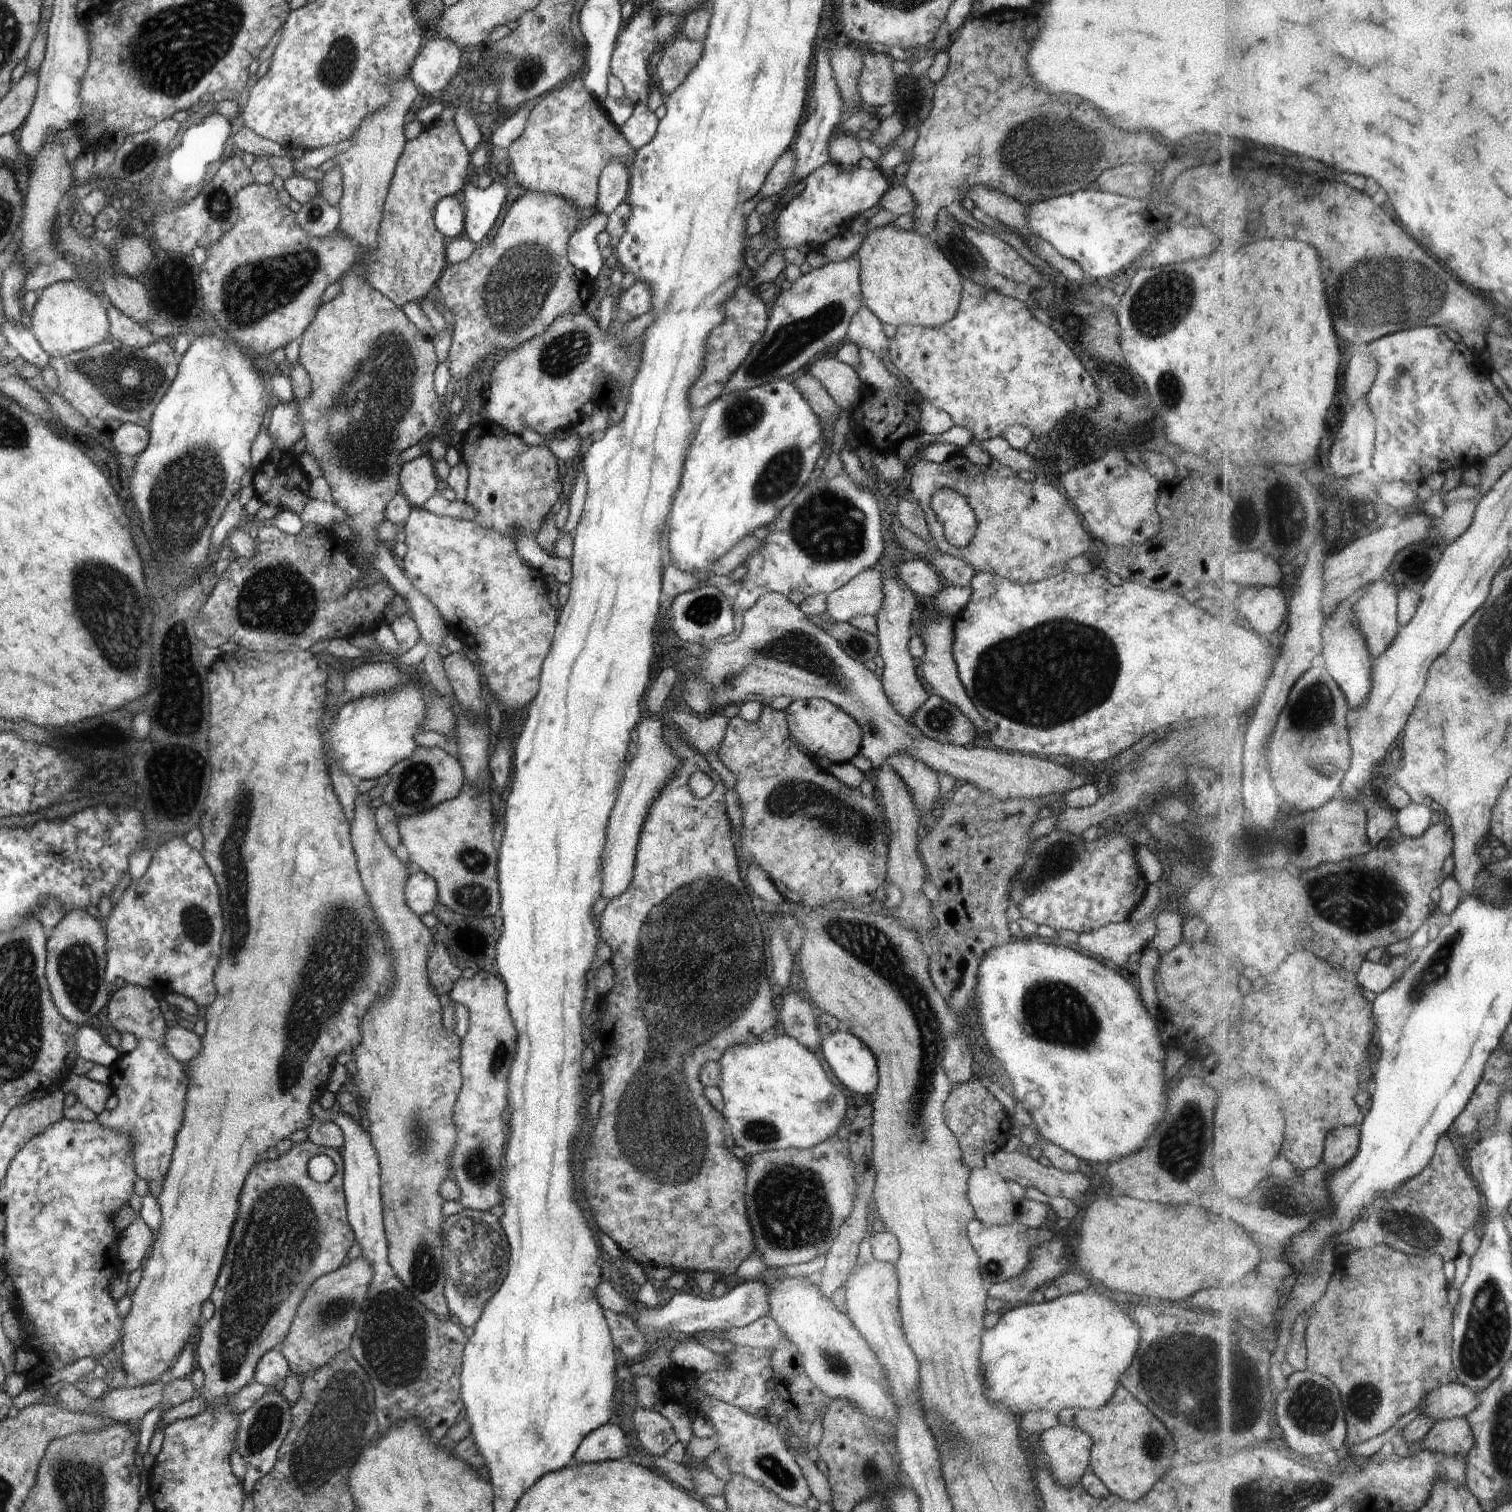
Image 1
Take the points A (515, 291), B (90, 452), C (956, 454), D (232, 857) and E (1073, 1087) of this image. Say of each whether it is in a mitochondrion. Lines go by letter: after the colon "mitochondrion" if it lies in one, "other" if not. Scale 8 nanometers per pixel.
A: mitochondrion
B: other
C: other
D: mitochondrion
E: other

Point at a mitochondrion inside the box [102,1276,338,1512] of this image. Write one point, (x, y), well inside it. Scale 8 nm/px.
(267, 1423)

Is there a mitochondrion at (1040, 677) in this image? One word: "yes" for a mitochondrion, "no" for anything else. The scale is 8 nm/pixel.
yes

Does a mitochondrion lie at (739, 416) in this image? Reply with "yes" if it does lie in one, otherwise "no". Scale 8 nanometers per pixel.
yes

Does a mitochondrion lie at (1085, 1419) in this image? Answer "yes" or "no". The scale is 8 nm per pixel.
no

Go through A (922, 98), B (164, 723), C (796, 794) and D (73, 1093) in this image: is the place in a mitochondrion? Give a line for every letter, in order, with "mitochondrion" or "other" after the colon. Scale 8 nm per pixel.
A: mitochondrion
B: other
C: mitochondrion
D: other

